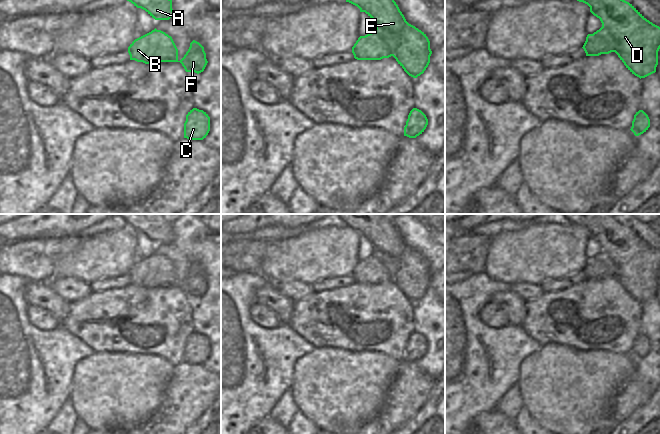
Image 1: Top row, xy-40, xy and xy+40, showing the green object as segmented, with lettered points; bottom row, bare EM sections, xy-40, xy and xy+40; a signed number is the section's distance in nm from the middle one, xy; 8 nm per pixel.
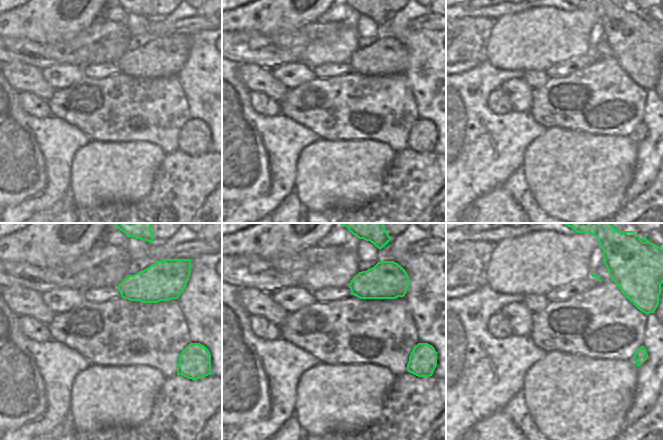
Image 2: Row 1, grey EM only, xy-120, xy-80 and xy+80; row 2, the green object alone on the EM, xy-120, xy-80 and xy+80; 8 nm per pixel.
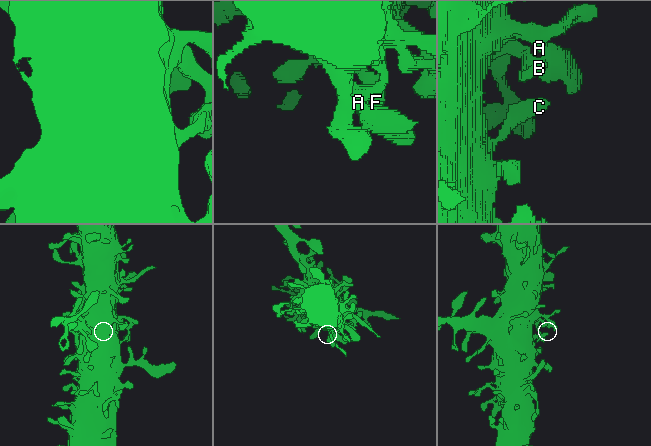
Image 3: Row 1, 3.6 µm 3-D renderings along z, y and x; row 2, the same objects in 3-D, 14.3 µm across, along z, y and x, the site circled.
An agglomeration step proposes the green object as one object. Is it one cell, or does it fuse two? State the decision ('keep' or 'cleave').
keep

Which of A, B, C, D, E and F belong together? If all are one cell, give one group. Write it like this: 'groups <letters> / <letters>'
groups A B C D E F

